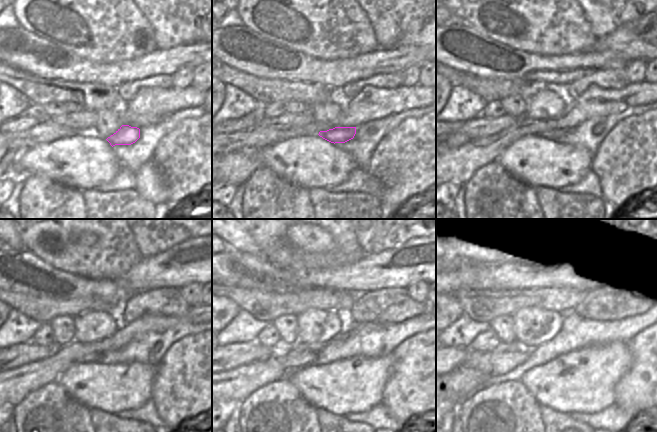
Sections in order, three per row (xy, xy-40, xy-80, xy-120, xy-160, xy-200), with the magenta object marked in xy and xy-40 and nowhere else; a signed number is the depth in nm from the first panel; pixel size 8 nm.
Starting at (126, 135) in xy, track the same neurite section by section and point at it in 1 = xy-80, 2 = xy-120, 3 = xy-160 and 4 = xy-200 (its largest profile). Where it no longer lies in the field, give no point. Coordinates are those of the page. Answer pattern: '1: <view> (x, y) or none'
1: xy-80 (553, 135)
2: xy-120 (93, 357)
3: xy-160 (298, 356)
4: xy-200 (507, 356)

